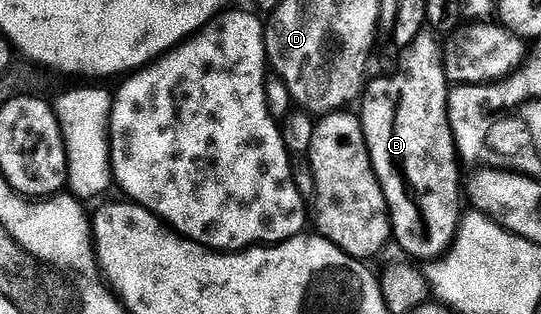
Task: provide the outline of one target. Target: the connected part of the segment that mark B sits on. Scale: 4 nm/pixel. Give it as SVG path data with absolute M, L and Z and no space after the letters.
M427 30L418 34L411 46L400 51L396 70L388 78L368 81L361 95L363 131L375 175L379 177L391 213L391 232L394 241L399 241L400 248L407 253L404 255L415 260L442 258L455 241L455 233L459 230L461 221L460 159L457 157L455 135L451 133L451 121L447 119L449 83L442 66L440 45L433 37L435 36Z

